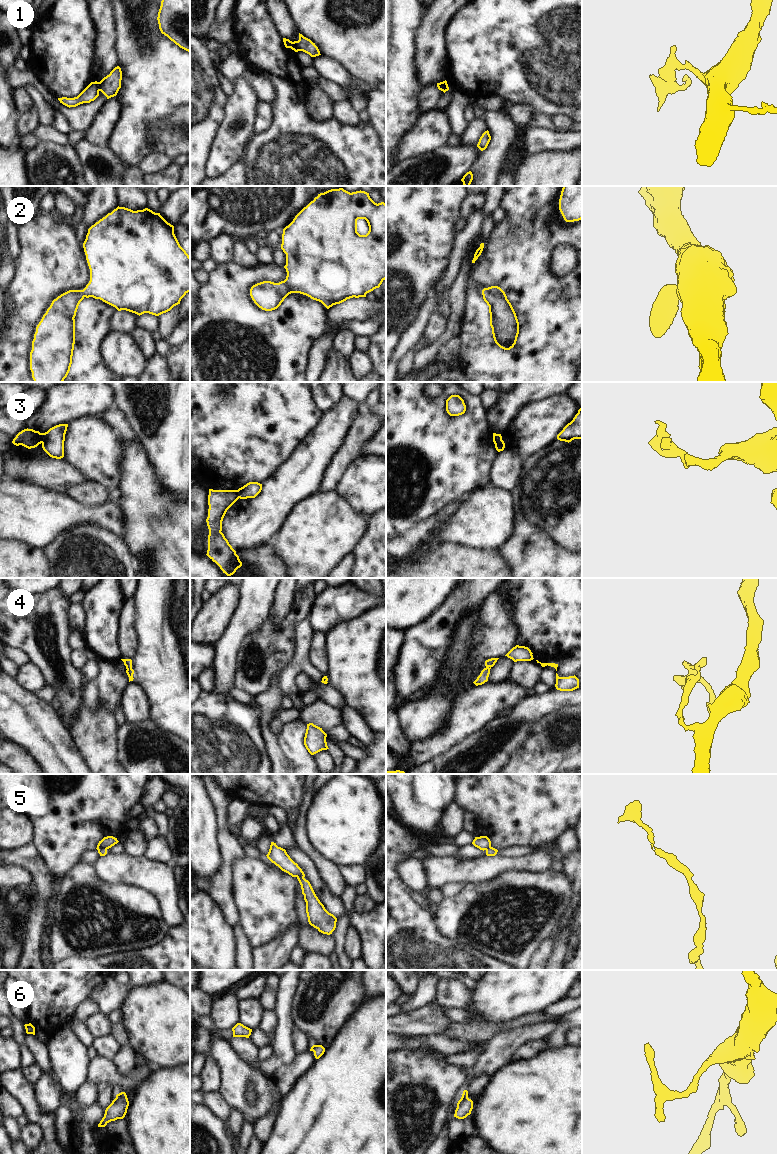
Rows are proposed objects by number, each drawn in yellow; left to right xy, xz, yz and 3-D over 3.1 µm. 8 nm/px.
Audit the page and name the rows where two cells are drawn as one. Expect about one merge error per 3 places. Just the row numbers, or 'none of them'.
1, 3, 5

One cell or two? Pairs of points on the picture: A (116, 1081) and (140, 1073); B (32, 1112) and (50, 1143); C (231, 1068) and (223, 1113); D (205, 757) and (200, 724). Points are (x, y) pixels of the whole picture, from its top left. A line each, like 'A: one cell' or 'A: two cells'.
A: one cell
B: one cell
C: two cells
D: one cell

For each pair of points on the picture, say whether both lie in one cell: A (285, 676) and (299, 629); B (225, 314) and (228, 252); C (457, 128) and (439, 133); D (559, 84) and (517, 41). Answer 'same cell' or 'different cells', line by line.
A: same cell
B: different cells
C: different cells
D: same cell

